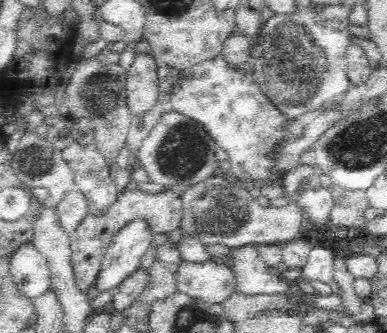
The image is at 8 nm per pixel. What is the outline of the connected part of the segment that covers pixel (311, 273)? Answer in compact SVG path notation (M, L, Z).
M330 246L314 247L308 252L306 264L301 266L300 280L306 282L333 282L333 261L337 252Z

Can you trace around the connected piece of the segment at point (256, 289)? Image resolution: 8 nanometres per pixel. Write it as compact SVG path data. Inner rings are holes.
M257 246L233 248L230 256L234 262L232 271L238 296L292 295L296 292L290 282L278 279L269 271L262 258L258 257Z

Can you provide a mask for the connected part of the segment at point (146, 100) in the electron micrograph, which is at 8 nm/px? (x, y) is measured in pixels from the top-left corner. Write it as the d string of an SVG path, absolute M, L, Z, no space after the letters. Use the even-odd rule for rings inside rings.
M137 55L126 71L126 105L131 117L144 116L157 104L159 97L156 71L158 64L150 55Z

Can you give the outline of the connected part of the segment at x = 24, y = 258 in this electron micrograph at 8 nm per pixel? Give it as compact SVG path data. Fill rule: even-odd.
M24 245L10 256L12 282L25 299L34 301L51 291L51 270L48 259L34 248Z

